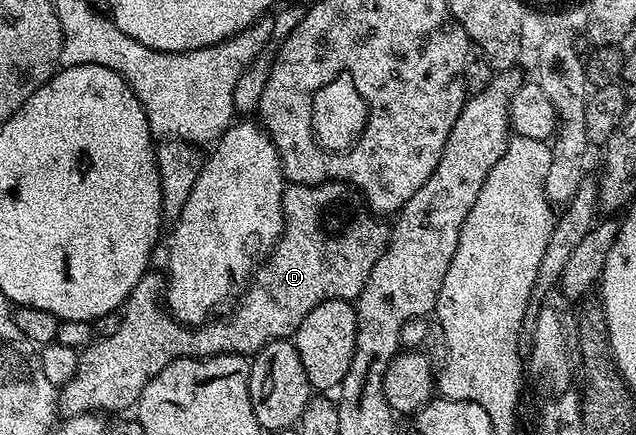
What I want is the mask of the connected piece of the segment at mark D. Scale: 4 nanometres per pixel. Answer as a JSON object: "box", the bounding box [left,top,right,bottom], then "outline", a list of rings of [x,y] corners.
{"box":[59,181,389,416],"outline":[[[339,181],[314,185],[288,183],[282,197],[282,213],[284,232],[276,242],[276,248],[271,251],[266,262],[256,268],[254,278],[247,284],[248,292],[241,297],[240,304],[225,319],[216,317],[199,327],[189,327],[172,318],[162,302],[166,286],[165,276],[161,272],[159,275],[156,269],[149,269],[124,300],[124,316],[119,316],[116,332],[97,338],[97,343],[89,342],[84,347],[89,346],[79,356],[74,377],[70,377],[68,384],[59,392],[59,410],[69,416],[135,408],[140,402],[142,389],[146,389],[149,381],[176,359],[202,359],[205,355],[251,357],[272,339],[295,336],[306,313],[322,305],[322,301],[359,299],[370,277],[370,269],[374,269],[374,261],[378,261],[378,257],[382,257],[382,253],[388,248],[389,224],[369,211],[367,203],[349,184]]]}

